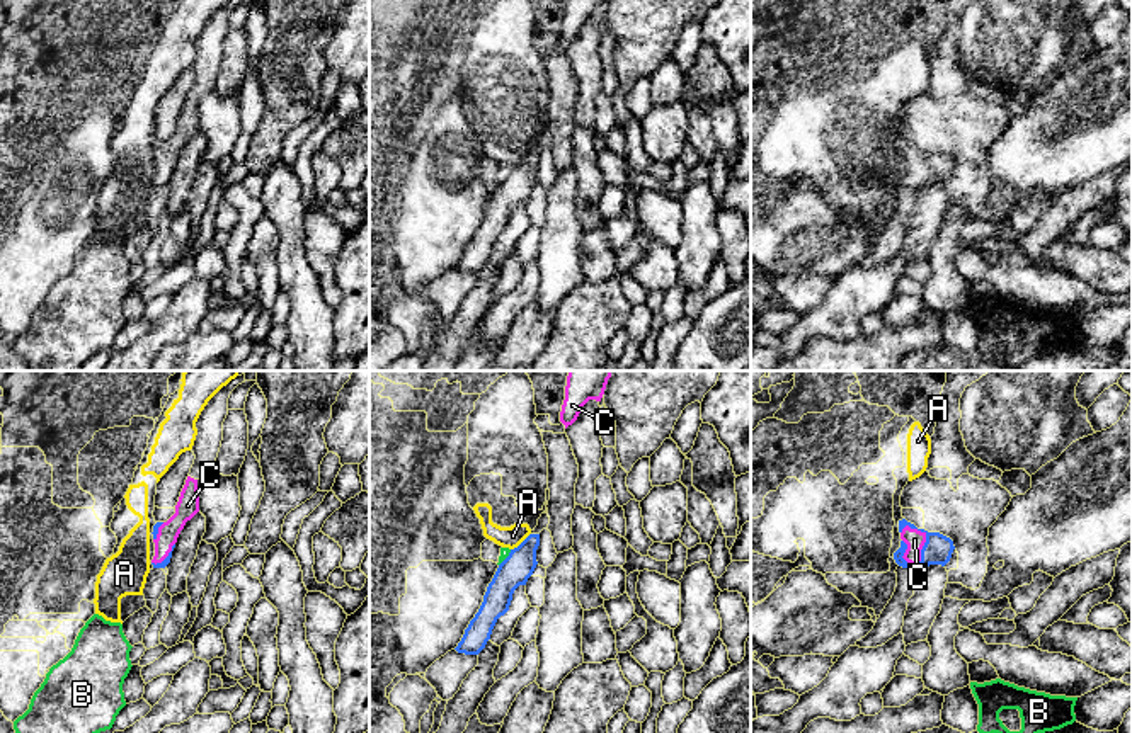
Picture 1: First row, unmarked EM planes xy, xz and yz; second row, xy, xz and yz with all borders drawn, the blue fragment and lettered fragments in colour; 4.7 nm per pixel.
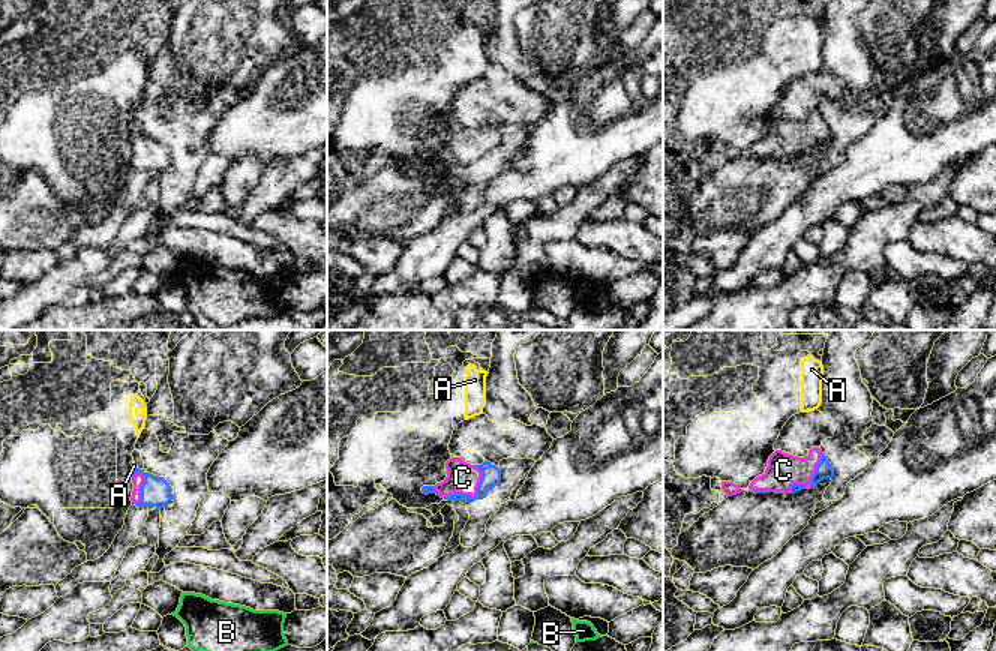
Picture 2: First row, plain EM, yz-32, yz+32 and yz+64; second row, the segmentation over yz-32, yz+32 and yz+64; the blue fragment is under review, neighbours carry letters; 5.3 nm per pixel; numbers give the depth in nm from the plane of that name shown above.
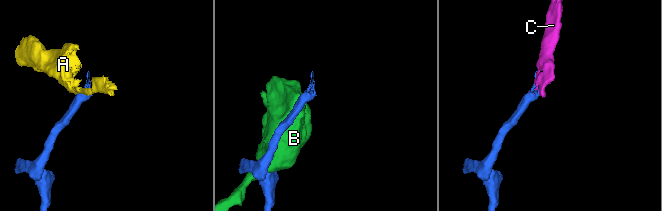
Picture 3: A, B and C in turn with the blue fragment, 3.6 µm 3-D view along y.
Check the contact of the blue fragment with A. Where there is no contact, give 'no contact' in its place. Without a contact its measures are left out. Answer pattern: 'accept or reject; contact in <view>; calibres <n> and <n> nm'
reject; contact in xz; calibres 150 and 100 nm

